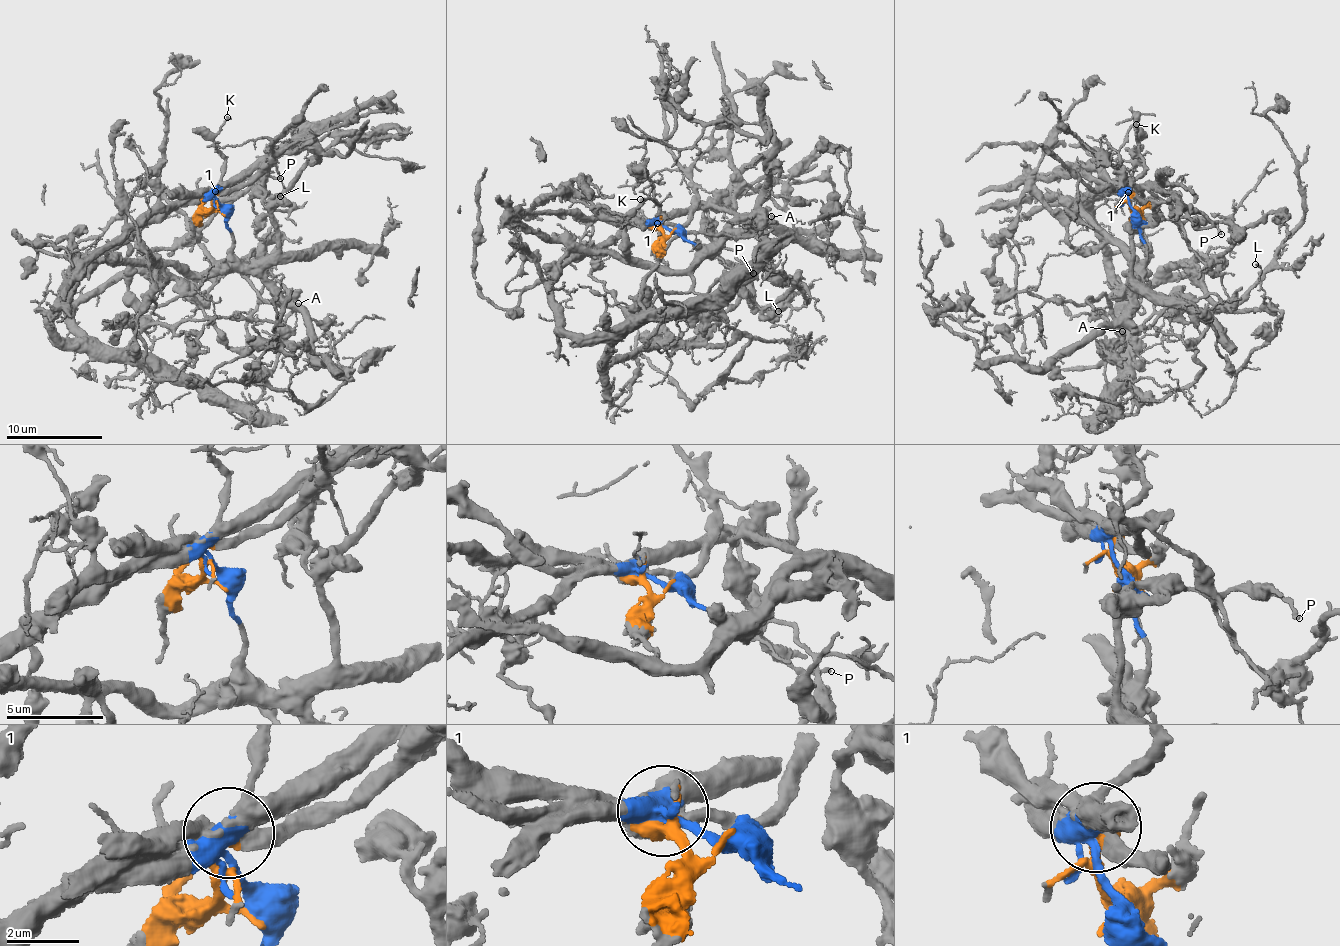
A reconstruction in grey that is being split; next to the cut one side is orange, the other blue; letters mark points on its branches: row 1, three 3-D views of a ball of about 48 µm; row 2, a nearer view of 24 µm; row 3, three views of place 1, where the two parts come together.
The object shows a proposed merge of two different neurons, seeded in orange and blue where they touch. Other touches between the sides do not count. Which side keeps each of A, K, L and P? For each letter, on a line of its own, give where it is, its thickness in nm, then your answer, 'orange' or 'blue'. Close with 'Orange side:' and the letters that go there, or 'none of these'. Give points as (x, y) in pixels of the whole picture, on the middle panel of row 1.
A: at (771, 216); 110 nm thick; blue
K: at (640, 199); 170 nm thick; blue
L: at (778, 311); 90 nm thick; blue
P: at (753, 273); 200 nm thick; orange
Orange side: P

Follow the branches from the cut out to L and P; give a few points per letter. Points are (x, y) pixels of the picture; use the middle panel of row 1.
L: (673, 230), (705, 252), (692, 274), (694, 291), (725, 325), (788, 339), (793, 333), (774, 323), (777, 310)
P: (673, 230), (665, 234), (659, 227), (684, 224), (701, 203), (719, 245), (718, 255), (733, 268), (754, 273)

